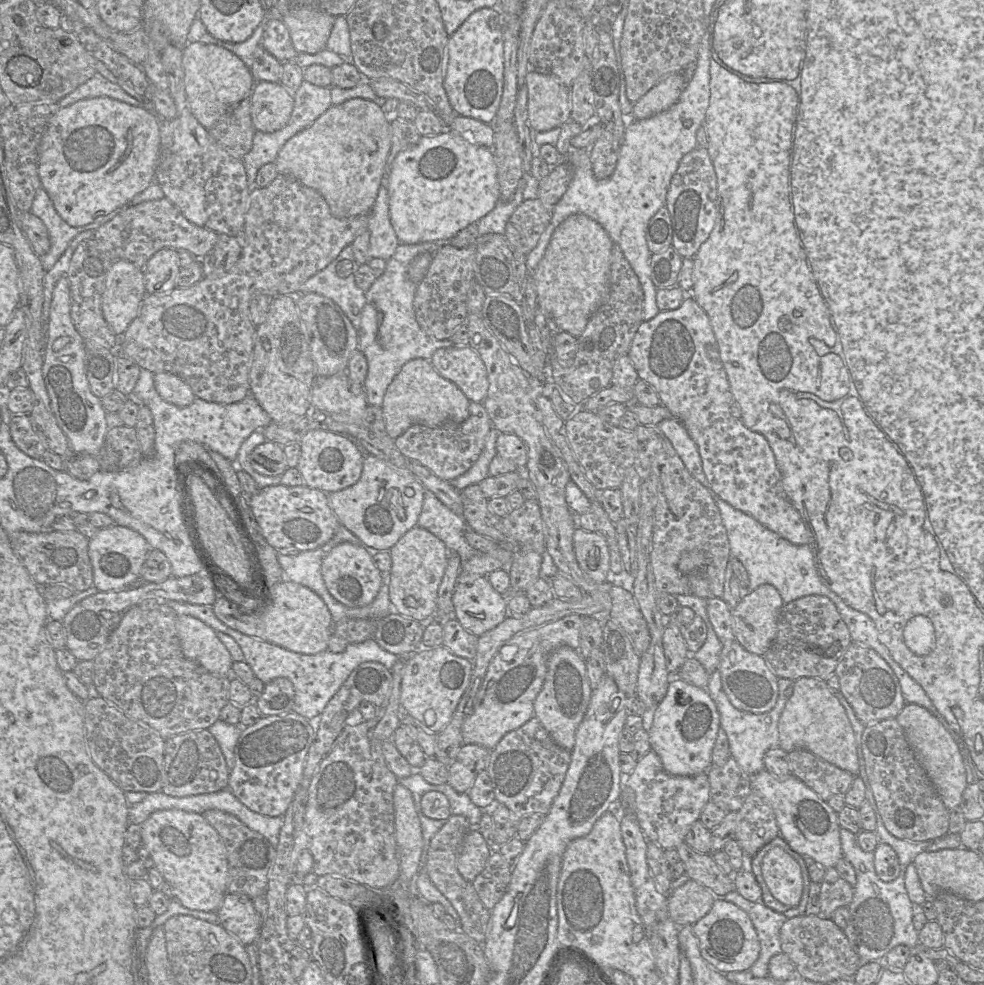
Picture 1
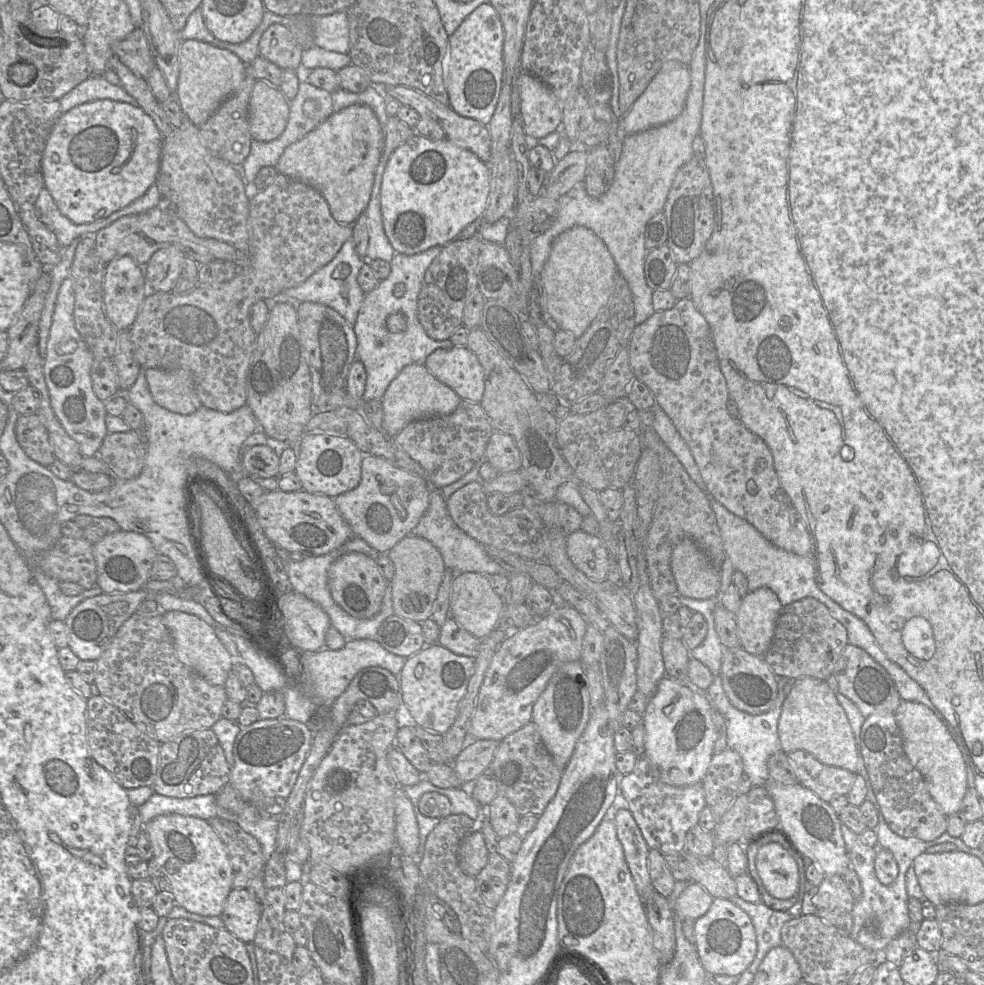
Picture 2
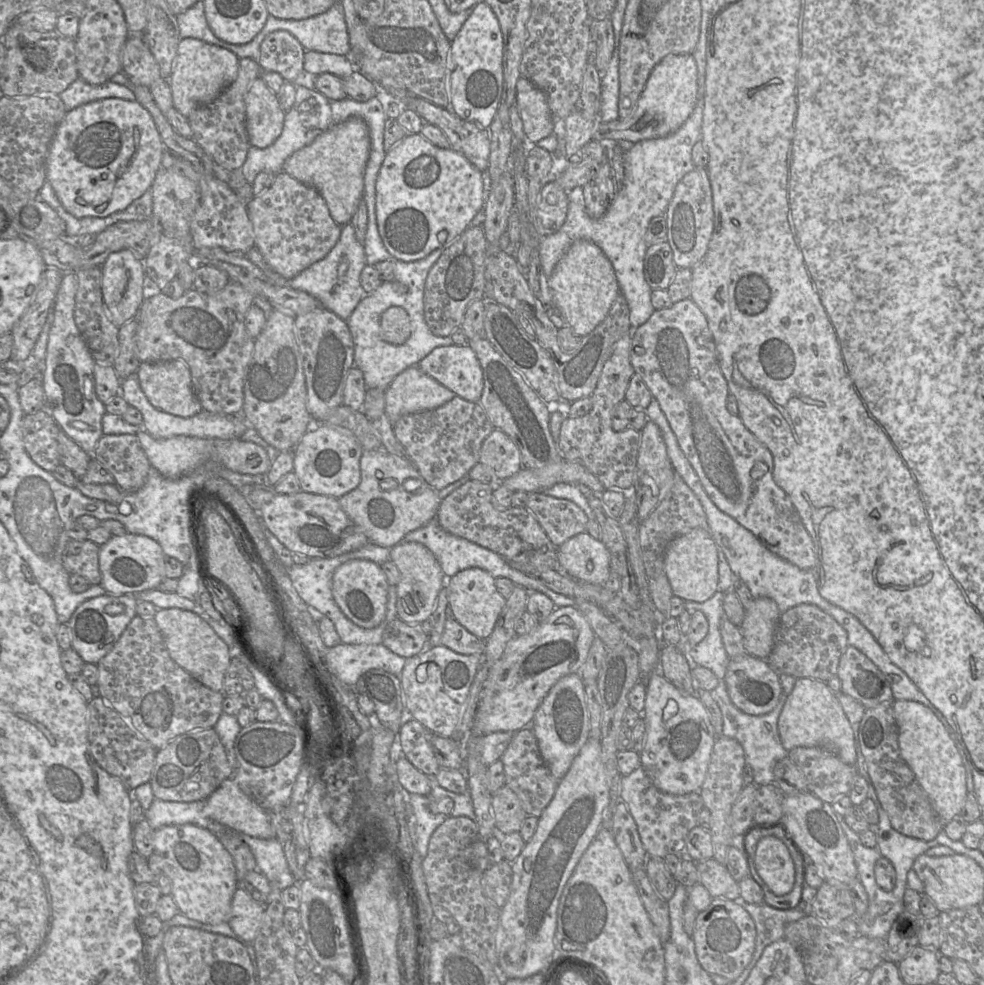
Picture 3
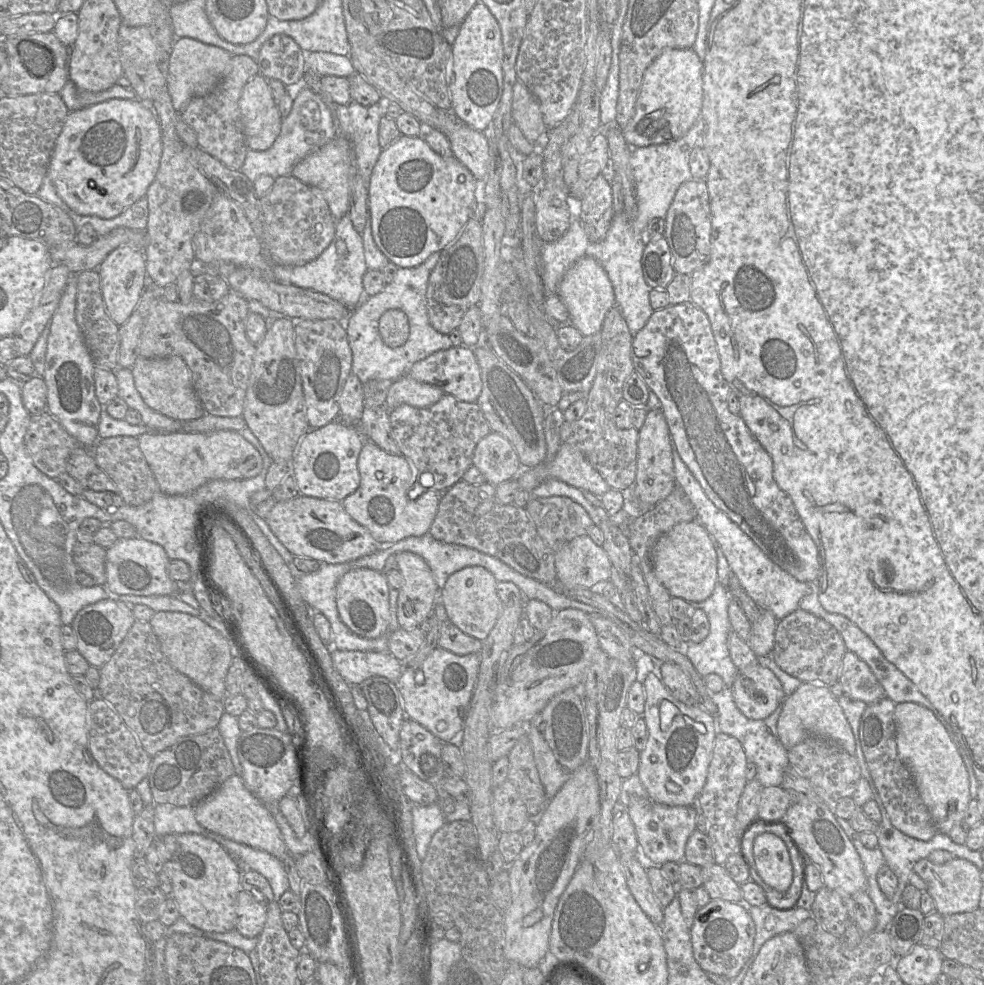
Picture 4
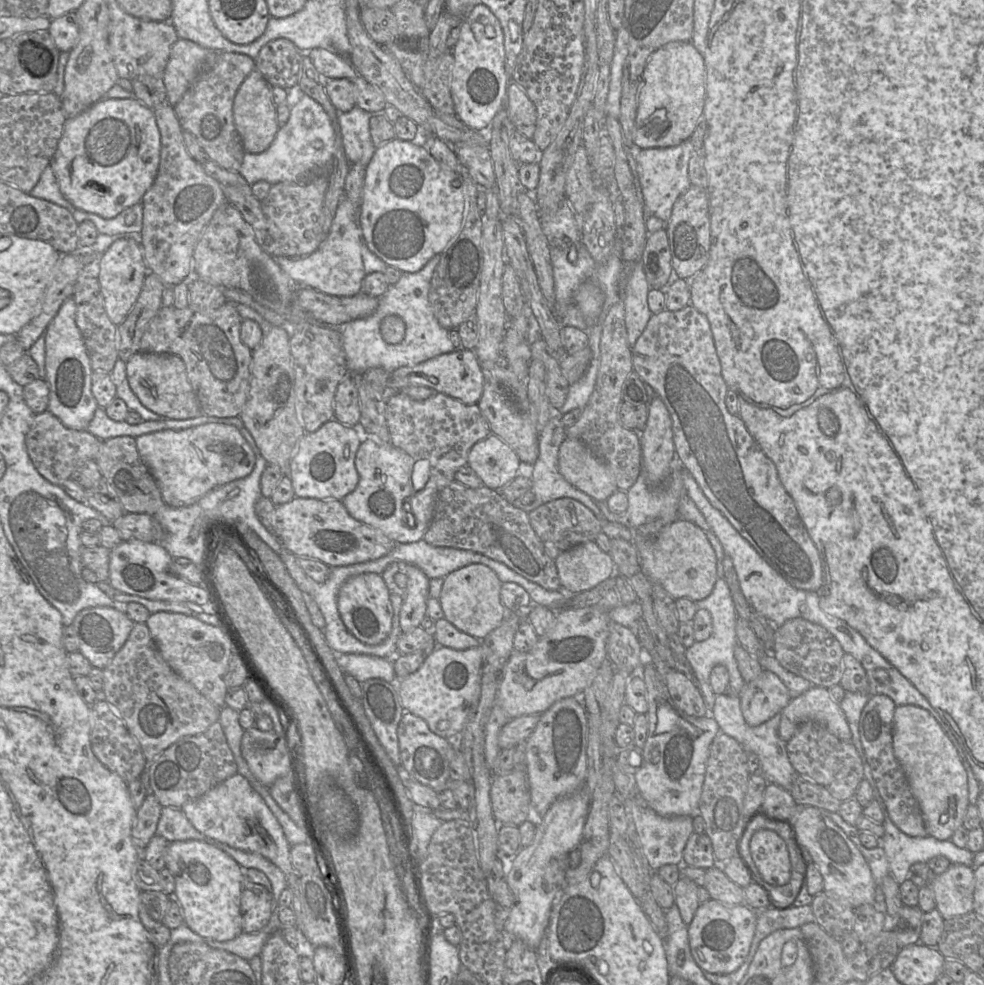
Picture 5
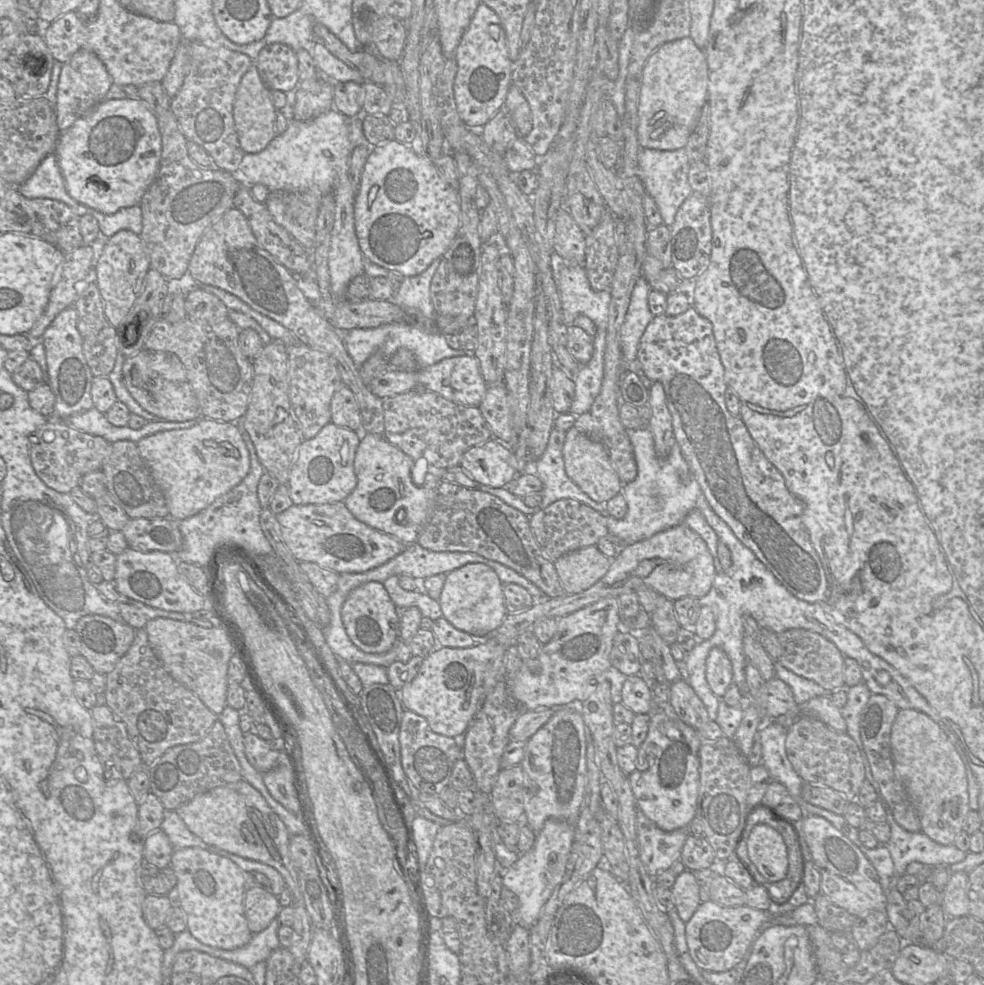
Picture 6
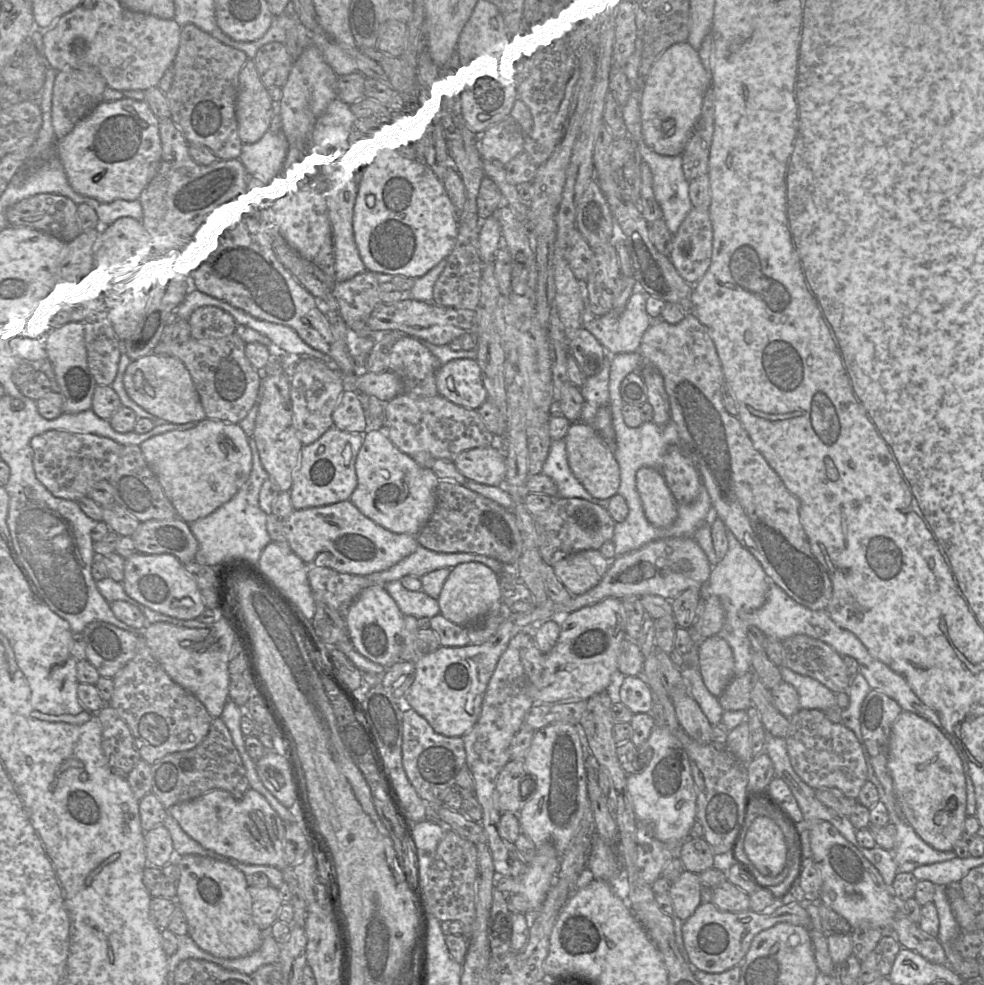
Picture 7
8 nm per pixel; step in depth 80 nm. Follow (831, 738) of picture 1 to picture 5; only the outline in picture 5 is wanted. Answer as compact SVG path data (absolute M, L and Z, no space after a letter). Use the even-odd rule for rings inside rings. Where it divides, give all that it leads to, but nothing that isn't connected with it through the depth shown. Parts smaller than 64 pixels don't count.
M813 686L800 696L791 699L781 711L778 734L789 741L797 727L805 721L823 725L830 733L843 741L851 741L851 730L840 704L835 702L828 688Z

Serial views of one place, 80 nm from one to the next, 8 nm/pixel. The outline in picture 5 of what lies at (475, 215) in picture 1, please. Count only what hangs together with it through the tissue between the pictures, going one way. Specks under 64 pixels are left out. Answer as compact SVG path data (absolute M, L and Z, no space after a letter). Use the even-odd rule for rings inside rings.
M394 138L376 148L366 166L359 217L363 242L388 266L402 273L416 273L459 234L464 222L464 207L463 178L459 173L441 166L425 147Z

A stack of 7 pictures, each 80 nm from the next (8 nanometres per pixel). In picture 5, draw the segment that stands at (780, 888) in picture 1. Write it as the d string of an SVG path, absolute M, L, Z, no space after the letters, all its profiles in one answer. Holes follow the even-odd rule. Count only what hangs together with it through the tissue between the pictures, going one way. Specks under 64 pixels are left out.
M772 830L756 831L749 843L751 857L760 877L773 886L787 884L791 863L785 841Z

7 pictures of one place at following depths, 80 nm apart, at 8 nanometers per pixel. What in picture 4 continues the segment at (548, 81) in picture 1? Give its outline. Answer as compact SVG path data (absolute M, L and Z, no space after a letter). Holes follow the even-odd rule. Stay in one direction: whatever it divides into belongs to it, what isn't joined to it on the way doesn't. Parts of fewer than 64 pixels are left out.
M517 80L513 86L512 123L516 124L524 137L532 143L536 142L543 132L548 132L543 121L539 102L520 80Z

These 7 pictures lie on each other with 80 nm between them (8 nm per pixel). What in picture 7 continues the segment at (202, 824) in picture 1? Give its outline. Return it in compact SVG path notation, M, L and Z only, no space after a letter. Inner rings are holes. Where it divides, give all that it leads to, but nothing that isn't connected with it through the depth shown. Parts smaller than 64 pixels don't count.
M201 855L174 856L180 868L176 903L188 923L188 933L202 950L220 958L235 959L256 951L262 931L253 921L246 876L236 867Z

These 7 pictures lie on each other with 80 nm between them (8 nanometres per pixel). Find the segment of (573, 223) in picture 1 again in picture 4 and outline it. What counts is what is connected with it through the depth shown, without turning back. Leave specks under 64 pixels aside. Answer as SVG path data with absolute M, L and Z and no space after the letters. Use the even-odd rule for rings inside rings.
M592 257L579 259L567 271L559 285L558 296L567 308L570 322L583 336L599 332L607 313L616 303L614 289L606 271Z

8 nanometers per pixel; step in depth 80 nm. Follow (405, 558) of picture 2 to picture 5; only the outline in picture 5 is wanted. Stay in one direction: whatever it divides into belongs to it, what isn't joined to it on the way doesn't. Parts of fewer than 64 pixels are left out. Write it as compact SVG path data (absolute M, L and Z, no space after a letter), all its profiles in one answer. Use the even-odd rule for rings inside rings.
M405 562L397 563L399 572L407 577L399 615L401 632L407 633L420 626L422 619L426 616L429 578L417 566Z

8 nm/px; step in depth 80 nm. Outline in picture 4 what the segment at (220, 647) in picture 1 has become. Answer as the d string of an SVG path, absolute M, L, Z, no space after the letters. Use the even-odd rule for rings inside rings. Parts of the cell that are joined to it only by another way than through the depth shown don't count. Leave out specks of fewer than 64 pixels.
M155 612L149 621L170 665L218 700L226 695L225 679L232 662L230 643L217 630L187 613Z

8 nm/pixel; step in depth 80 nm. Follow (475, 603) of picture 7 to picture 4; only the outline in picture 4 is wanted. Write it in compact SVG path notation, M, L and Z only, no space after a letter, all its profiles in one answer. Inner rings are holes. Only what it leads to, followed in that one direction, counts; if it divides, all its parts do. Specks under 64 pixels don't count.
M480 566L465 567L450 575L439 593L439 600L446 609L448 620L465 634L480 641L486 639L504 609L496 585L495 577Z

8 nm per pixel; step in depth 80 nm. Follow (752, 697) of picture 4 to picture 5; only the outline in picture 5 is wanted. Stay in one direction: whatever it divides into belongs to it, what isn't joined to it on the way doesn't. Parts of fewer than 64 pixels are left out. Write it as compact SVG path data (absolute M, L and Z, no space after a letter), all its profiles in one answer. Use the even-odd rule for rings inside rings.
M766 669L754 680L744 684L739 699L745 722L752 727L768 721L791 701L781 679Z

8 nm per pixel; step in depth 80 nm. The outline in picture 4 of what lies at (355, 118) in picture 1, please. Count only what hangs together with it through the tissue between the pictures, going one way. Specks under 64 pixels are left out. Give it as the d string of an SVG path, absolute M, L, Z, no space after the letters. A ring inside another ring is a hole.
M337 136L297 163L290 175L309 186L320 189L328 203L331 215L337 221L349 211L353 178L356 174L358 172L351 146L347 139Z

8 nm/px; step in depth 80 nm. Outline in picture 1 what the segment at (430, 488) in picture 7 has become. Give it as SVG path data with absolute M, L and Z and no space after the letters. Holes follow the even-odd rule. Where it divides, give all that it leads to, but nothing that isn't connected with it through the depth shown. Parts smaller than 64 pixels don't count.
M365 455L359 480L345 489L326 493L339 523L357 536L370 553L389 551L408 530L415 527L422 510L425 488L408 468L395 468L373 455ZM397 489L405 518L399 519L390 504L390 490Z

